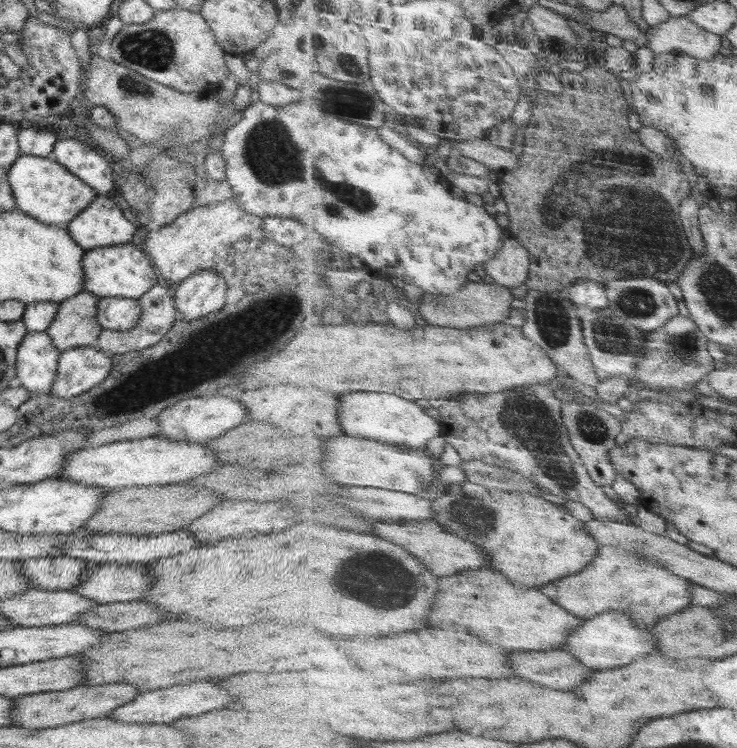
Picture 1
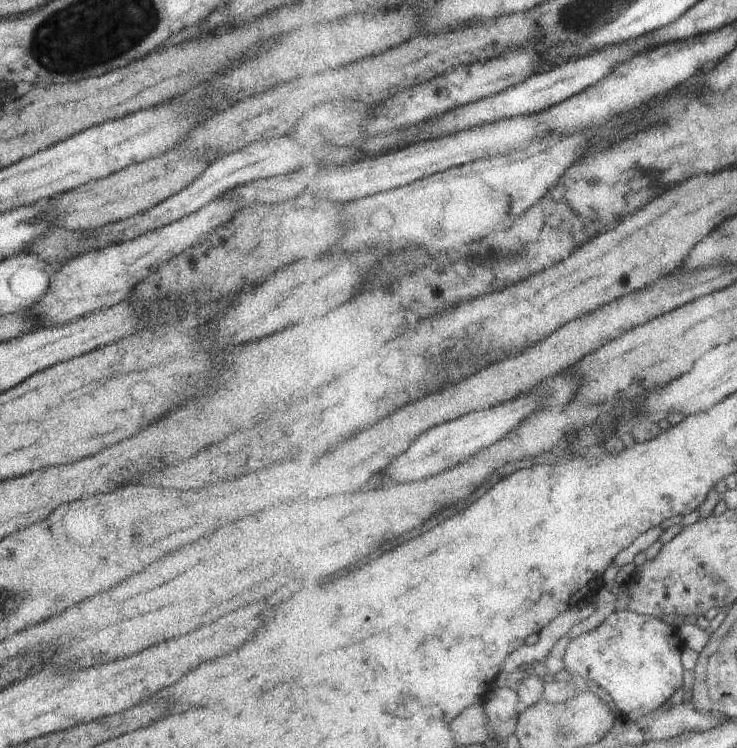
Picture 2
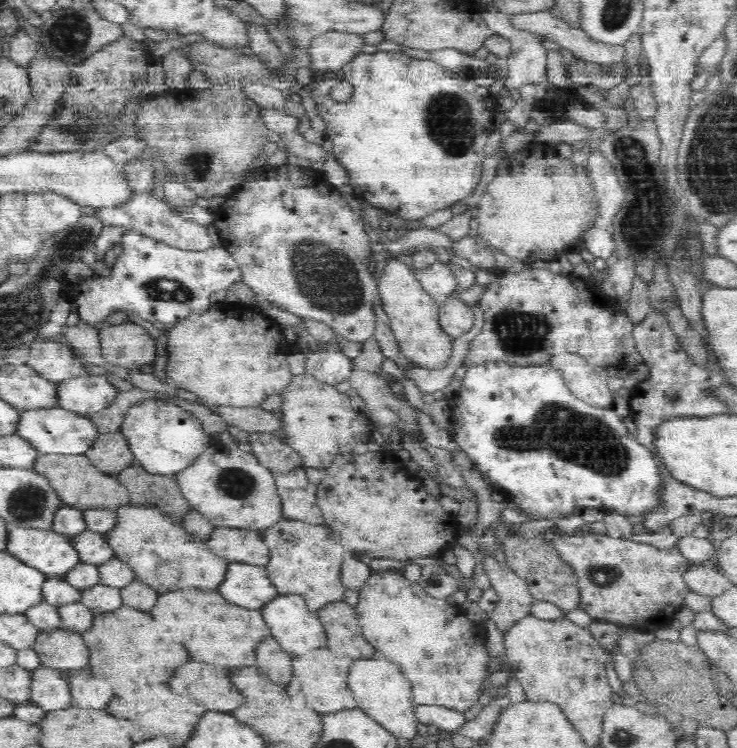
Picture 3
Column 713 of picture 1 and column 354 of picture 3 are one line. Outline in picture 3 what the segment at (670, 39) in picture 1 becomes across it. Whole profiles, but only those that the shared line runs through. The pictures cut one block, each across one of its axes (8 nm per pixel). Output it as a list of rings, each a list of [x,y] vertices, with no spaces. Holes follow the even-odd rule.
[[[330,31],[314,40],[308,50],[312,56],[309,68],[316,71],[335,72],[341,66],[354,60],[366,48],[364,33]]]

